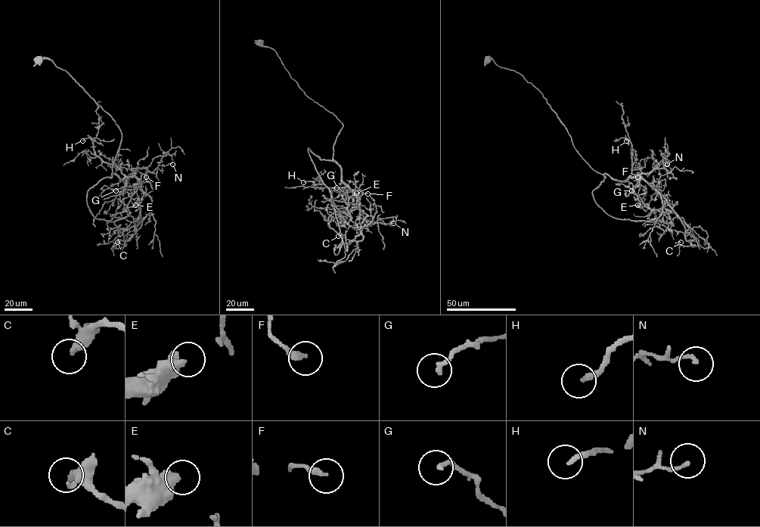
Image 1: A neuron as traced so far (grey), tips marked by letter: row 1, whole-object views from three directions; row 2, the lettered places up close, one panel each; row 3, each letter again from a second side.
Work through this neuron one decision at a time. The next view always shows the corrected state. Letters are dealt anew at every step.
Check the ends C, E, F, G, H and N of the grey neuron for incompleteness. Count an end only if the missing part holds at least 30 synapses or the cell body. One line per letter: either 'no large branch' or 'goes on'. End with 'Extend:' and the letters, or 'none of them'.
C: no large branch
E: no large branch
F: no large branch
G: no large branch
H: no large branch
N: no large branch
Extend: none of them

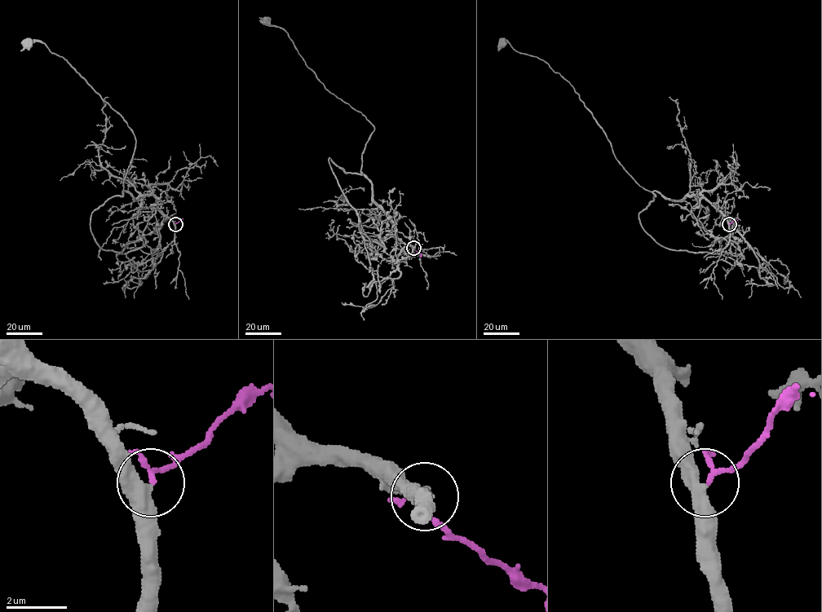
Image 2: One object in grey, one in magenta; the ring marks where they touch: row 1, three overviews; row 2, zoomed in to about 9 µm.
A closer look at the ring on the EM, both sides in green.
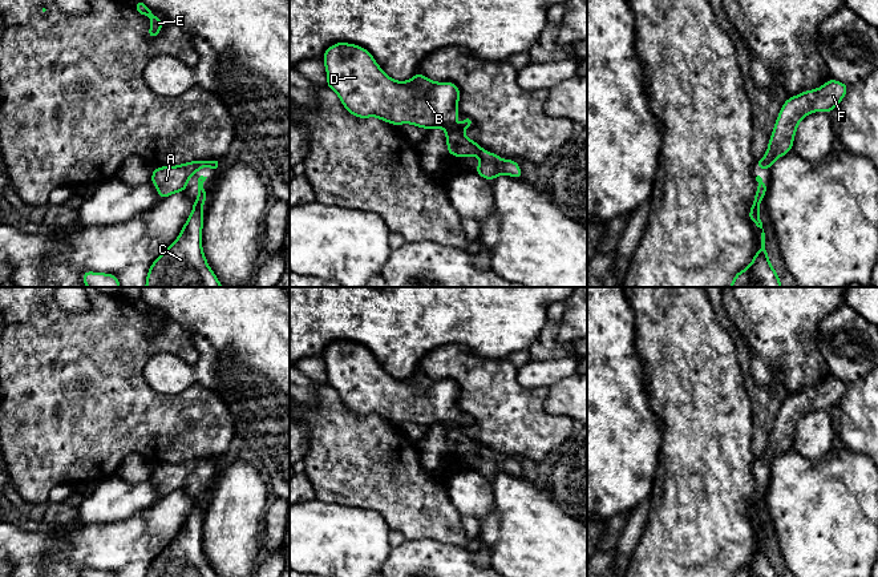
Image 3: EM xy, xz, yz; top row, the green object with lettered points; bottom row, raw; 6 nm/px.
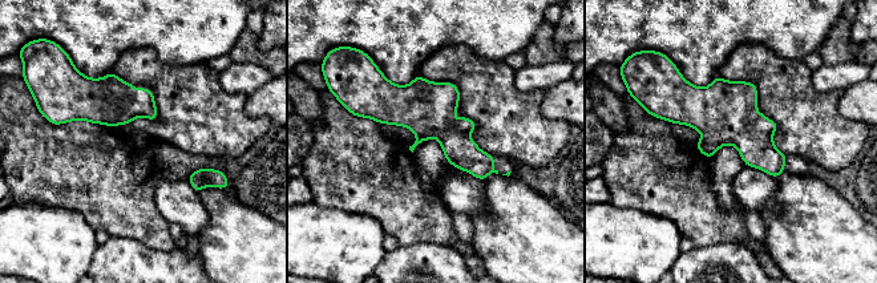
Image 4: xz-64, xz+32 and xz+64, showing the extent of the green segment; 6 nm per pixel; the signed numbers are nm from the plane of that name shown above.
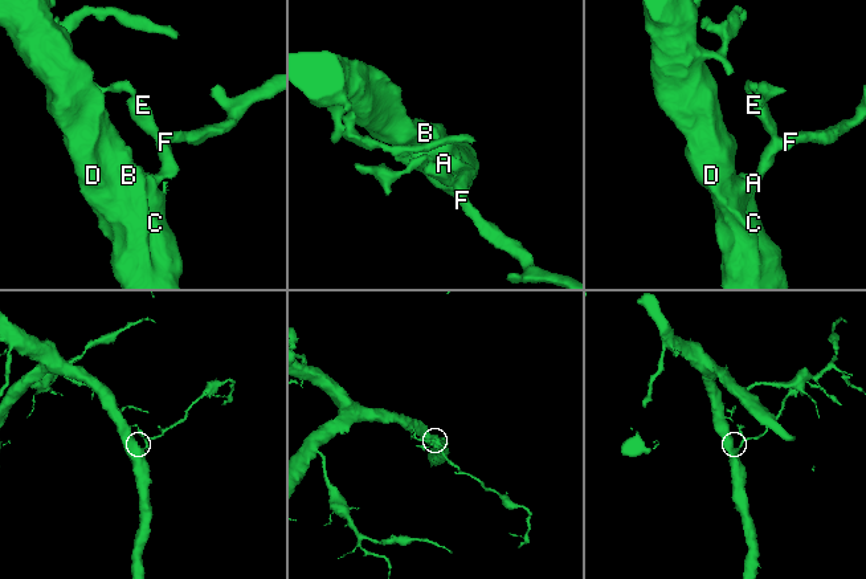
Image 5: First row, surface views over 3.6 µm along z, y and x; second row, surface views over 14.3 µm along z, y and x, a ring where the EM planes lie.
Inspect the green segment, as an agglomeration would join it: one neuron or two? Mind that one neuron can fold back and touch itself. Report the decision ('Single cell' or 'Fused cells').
Single cell

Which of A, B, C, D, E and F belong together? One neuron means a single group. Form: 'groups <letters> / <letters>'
groups A B C D E F

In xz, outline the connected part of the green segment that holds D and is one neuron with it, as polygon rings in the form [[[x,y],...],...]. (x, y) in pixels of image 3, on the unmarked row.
[[[336,340],[325,347],[323,359],[327,368],[327,384],[337,391],[341,402],[352,413],[359,416],[377,415],[392,423],[412,421],[429,428],[442,425],[449,452],[460,456],[478,453],[480,463],[476,465],[476,471],[485,477],[493,479],[501,472],[522,477],[521,464],[514,457],[503,459],[464,432],[465,425],[474,423],[470,415],[464,413],[464,421],[456,421],[460,409],[460,386],[454,380],[432,379],[420,370],[409,379],[395,379],[383,370],[367,347],[348,340]]]

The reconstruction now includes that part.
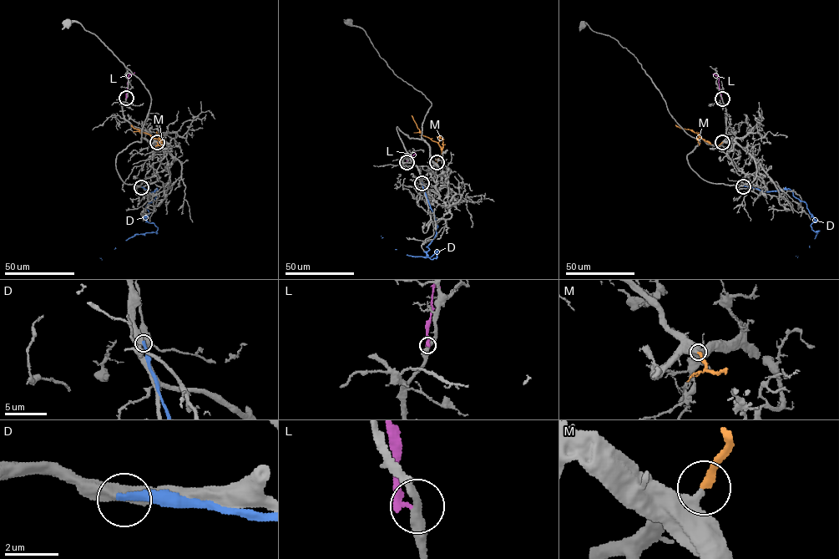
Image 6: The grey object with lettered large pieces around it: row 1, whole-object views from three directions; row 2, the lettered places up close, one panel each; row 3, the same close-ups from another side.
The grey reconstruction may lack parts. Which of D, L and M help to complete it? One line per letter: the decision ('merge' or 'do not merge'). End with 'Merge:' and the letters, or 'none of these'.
D: do not merge
L: do not merge
M: merge
Merge: M

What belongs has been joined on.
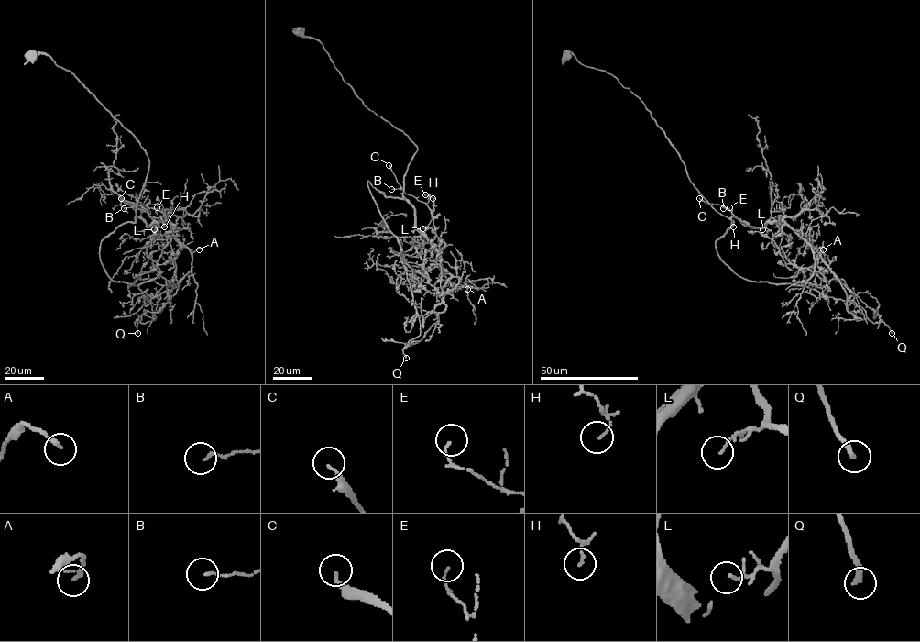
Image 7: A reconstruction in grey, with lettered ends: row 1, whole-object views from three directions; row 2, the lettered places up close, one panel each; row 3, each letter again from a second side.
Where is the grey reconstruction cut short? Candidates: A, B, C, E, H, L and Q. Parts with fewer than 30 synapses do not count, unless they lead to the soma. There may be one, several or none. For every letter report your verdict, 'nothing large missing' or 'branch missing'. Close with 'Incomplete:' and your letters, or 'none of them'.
A: nothing large missing
B: nothing large missing
C: nothing large missing
E: nothing large missing
H: nothing large missing
L: nothing large missing
Q: branch missing
Incomplete: Q

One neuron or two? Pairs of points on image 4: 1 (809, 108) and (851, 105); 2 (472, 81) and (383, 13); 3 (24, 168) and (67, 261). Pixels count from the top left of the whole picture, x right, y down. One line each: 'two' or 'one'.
1: two
2: two
3: two

